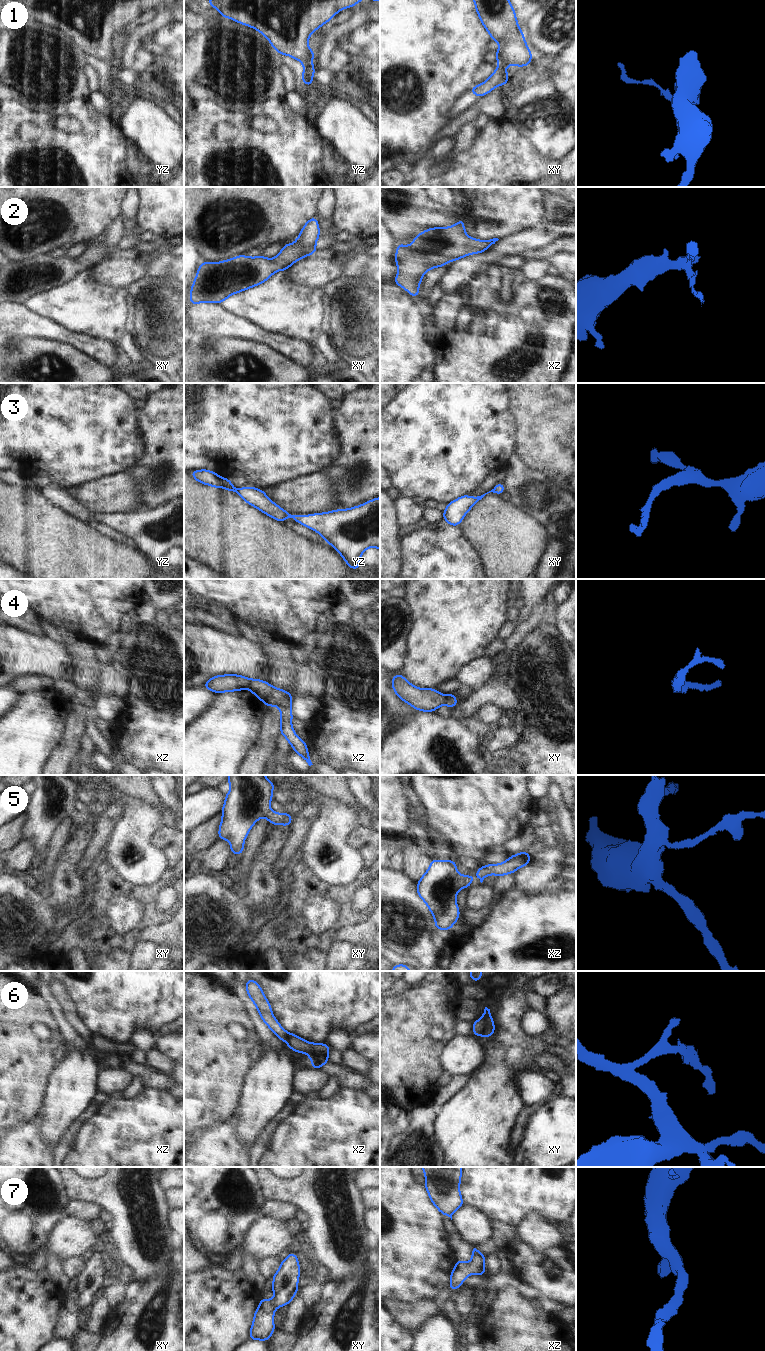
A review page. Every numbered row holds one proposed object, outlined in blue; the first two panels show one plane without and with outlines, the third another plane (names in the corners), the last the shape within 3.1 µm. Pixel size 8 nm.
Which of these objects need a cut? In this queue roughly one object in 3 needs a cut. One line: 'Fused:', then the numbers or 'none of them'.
Fused: 1, 4, 6

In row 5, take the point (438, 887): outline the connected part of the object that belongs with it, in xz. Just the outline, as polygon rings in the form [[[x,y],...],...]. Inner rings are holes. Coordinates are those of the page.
[[[431,858],[431,865],[417,882],[417,894],[426,903],[431,914],[434,916],[436,930],[451,930],[452,926],[460,917],[456,896],[461,888],[469,888],[474,877],[463,876],[456,868],[454,860],[439,861]]]

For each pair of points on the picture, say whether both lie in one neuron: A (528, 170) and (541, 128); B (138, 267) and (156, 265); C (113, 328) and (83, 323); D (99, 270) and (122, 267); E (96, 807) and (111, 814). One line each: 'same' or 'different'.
A: different
B: different
C: same
D: same
E: different

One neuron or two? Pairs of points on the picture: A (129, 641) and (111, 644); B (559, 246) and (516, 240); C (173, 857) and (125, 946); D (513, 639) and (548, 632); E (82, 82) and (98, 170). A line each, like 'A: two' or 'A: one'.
A: two
B: two
C: one
D: two
E: two

